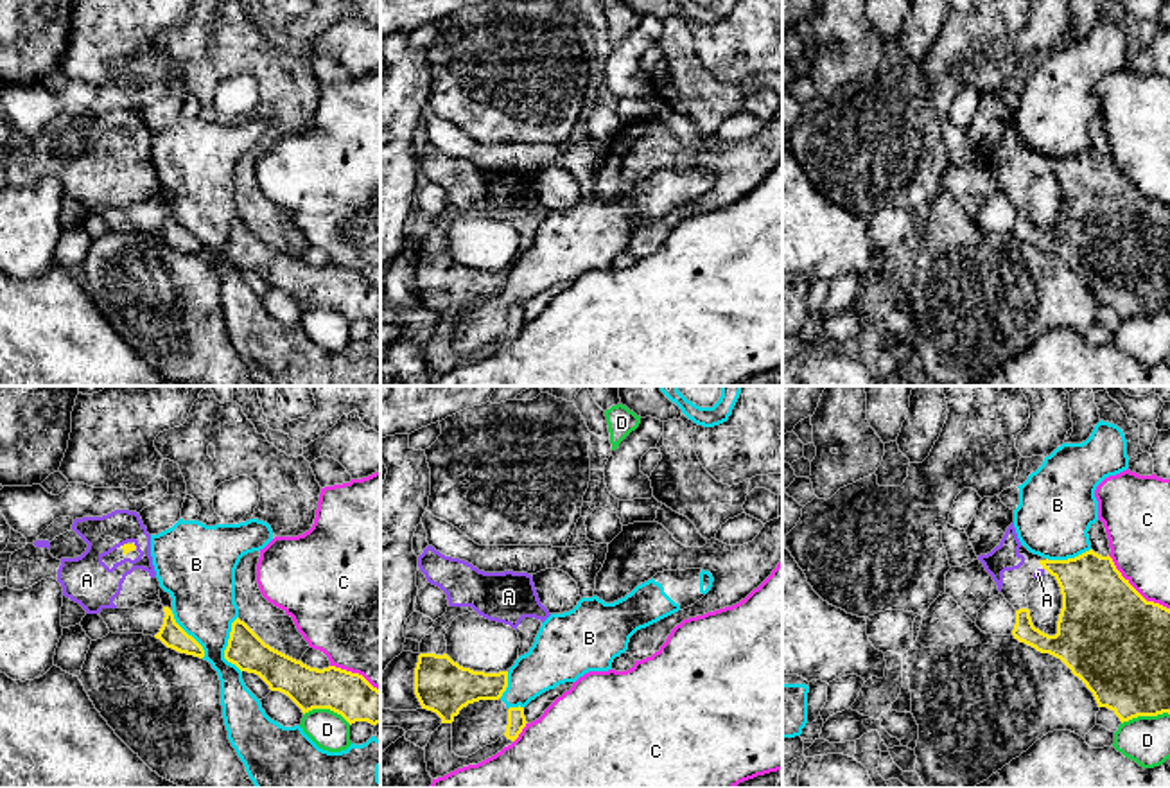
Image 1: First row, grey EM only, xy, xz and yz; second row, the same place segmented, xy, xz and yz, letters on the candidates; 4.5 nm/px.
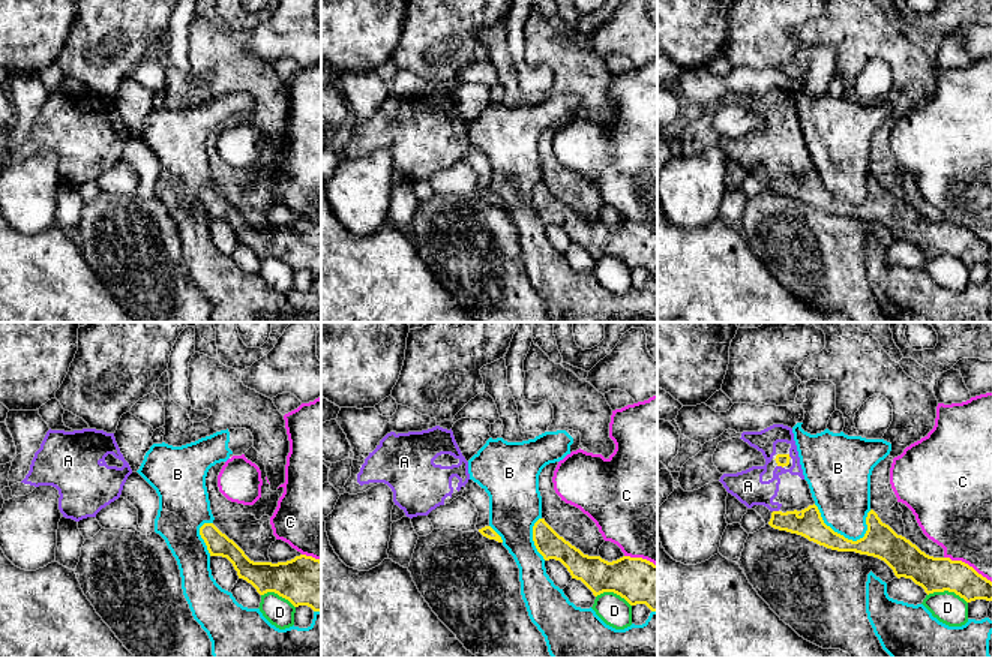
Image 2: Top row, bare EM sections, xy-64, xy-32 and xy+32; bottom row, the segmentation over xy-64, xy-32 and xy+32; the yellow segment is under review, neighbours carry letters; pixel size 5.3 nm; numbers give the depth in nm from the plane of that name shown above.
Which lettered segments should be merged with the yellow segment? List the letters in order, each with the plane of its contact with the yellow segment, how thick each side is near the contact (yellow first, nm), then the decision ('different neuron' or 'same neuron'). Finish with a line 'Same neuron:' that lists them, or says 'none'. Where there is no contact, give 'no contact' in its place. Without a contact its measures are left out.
A: meets yellow in xy; 40 nm thick on the yellow side, 220 nm on the other; same neuron
B: meets yellow in xy; 170 nm thick on the yellow side, 280 nm on the other; different neuron
C: meets yellow in yz; 460 nm thick on the yellow side, 280 nm on the other; different neuron
D: meets yellow in yz; 400 nm thick on the yellow side, 220 nm on the other; different neuron
Same neuron: A

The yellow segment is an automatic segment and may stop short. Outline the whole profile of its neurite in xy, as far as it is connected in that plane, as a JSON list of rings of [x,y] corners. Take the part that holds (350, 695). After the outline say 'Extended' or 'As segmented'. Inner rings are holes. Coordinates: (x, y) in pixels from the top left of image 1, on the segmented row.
[[[239,617],[231,623],[224,659],[240,671],[258,675],[271,691],[287,695],[303,714],[330,709],[350,725],[380,723],[380,691],[362,675],[336,666],[310,668],[266,644]]]. As segmented

